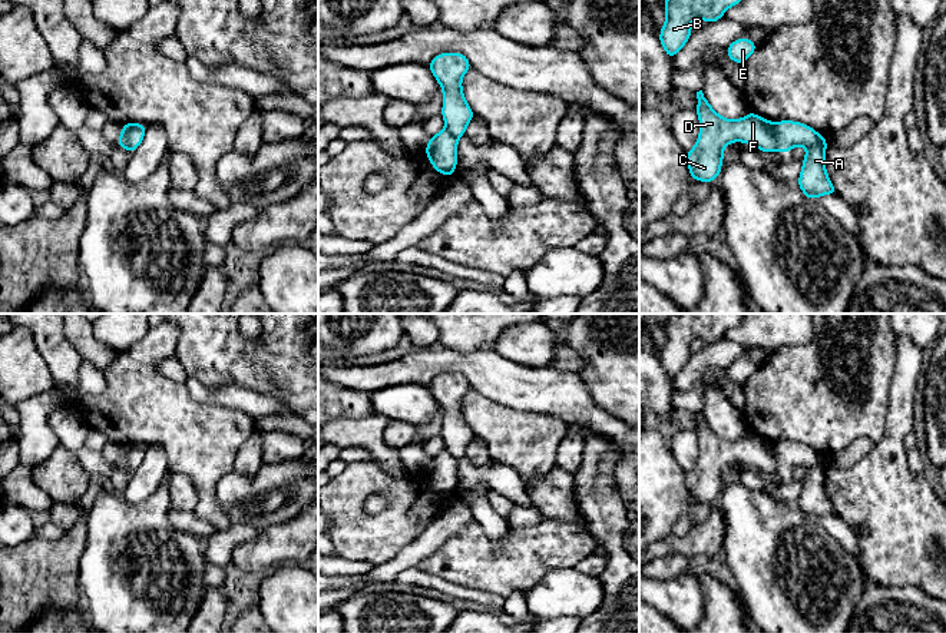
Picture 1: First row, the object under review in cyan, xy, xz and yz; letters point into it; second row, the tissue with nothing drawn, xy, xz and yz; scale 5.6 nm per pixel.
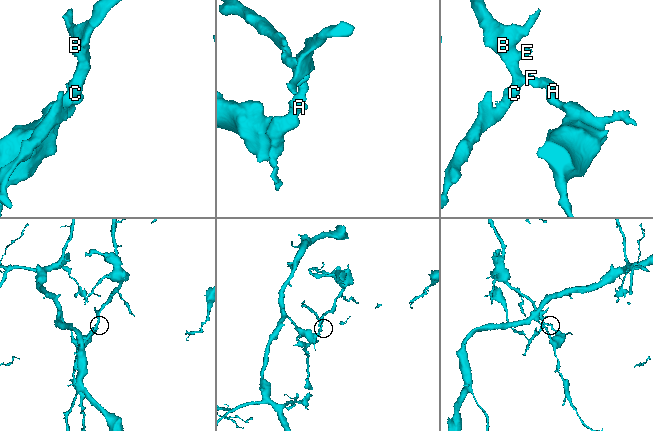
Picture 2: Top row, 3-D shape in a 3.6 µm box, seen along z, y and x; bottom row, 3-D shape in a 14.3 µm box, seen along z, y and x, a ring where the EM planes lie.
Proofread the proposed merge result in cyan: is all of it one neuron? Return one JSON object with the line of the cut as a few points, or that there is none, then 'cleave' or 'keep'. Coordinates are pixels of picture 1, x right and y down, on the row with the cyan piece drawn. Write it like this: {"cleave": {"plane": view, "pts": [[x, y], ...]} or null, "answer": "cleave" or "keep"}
{"cleave": {"plane": "yz", "pts": [[774, 123], [779, 149]]}, "answer": "cleave"}

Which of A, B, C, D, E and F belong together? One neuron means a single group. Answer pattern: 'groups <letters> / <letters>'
groups A / B C D E F

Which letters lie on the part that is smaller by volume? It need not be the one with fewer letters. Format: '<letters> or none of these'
B, C, D, E, F

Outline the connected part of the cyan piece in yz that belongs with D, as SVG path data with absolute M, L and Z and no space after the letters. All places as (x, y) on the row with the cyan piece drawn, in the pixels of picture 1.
M702 90L697 92L699 136L695 146L687 152L685 160L694 180L708 182L720 176L722 150L731 142L754 145L760 152L777 152L775 123L748 112L745 117L730 120L720 116L708 103Z

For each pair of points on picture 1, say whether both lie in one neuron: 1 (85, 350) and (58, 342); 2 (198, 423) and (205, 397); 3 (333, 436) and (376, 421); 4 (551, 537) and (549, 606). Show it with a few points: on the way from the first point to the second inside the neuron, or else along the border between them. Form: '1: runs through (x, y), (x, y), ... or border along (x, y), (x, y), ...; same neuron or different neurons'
1: border along (62, 328), (68, 341), (83, 360); different neurons
2: border along (182, 383), (195, 401), (237, 410); different neurons
3: runs through (343, 433), (366, 431); same neuron
4: border along (574, 566), (548, 572), (523, 595); different neurons

